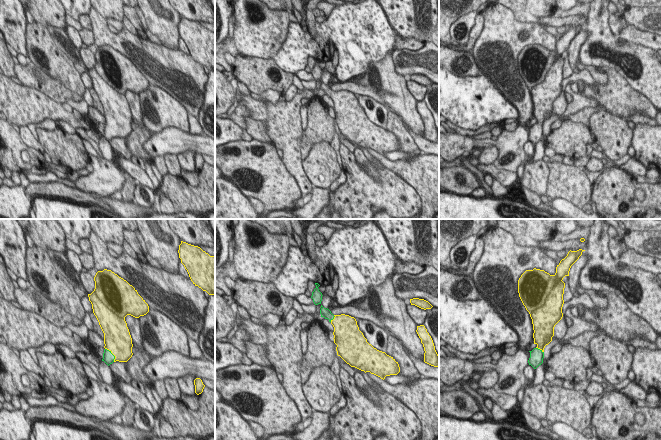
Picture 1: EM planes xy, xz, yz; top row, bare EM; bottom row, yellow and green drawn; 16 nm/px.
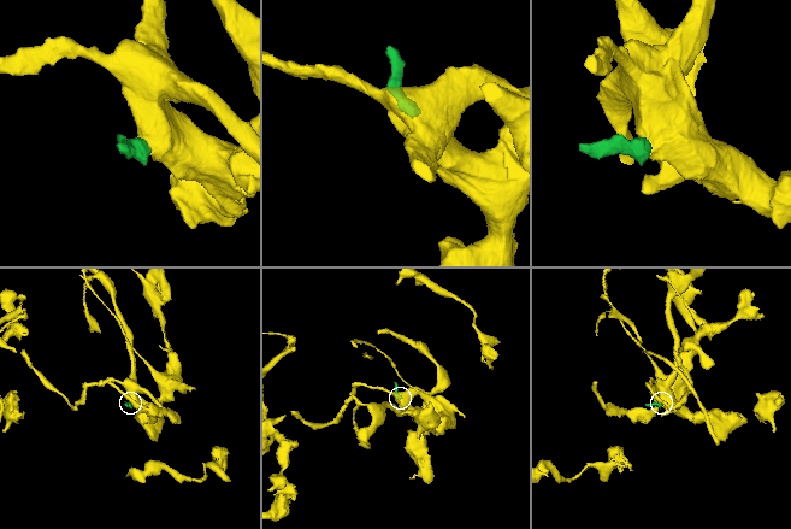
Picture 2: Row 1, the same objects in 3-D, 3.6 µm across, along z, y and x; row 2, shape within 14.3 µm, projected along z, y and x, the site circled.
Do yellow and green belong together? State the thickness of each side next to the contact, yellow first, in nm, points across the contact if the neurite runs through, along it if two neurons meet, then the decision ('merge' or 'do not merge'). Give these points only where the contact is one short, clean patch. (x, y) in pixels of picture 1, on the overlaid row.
calibres 440 and 180 nm; way xy (117, 339), (117, 348), (112, 353), (108, 357); merge

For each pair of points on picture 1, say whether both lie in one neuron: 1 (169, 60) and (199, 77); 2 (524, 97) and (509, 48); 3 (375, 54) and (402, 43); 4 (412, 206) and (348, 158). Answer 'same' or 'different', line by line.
1: same
2: same
3: different
4: same

